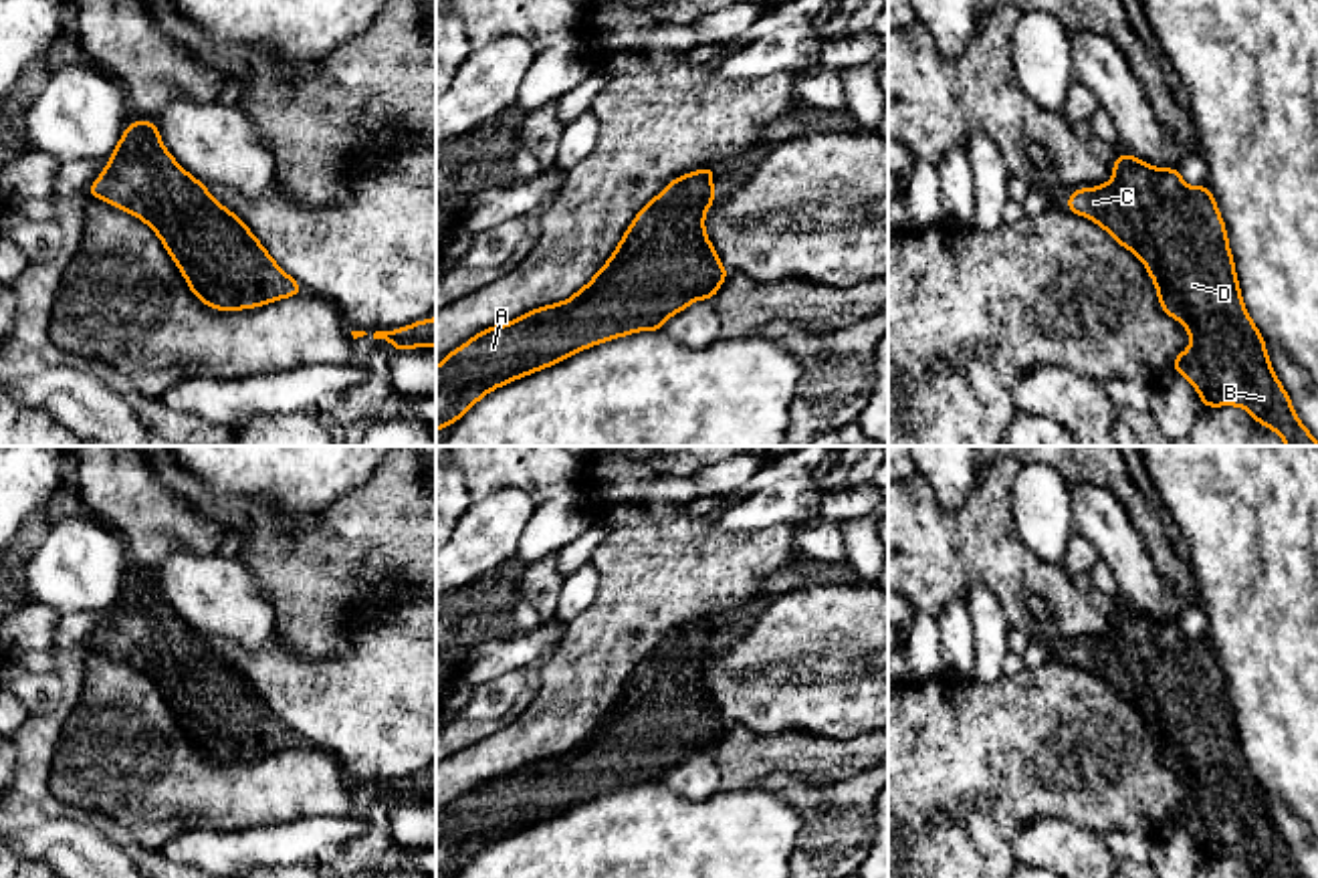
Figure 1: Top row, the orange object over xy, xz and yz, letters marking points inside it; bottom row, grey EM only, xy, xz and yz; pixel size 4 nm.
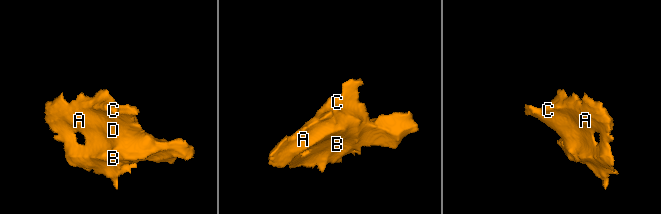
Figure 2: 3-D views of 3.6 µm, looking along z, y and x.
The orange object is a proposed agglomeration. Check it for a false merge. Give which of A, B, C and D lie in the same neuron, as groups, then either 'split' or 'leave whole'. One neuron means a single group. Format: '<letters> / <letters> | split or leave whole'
A B C D | leave whole

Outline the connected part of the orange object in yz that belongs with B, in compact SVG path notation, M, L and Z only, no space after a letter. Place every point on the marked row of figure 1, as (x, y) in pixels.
M1118 153L1112 170L1104 186L1070 192L1068 212L1094 220L1142 260L1163 313L1183 323L1191 339L1191 347L1171 367L1193 383L1205 408L1243 408L1264 428L1276 430L1286 446L1318 446L1298 420L1272 369L1266 339L1245 311L1225 222L1211 190L1187 186L1179 168L1159 170L1130 153Z

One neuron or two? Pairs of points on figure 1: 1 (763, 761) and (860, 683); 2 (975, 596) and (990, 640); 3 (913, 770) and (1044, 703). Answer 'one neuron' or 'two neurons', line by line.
1: two neurons
2: one neuron
3: one neuron

